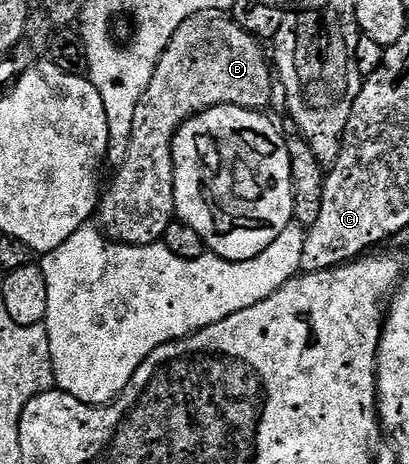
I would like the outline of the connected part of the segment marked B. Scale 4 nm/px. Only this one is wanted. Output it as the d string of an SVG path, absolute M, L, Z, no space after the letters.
M192 19L185 23L181 23L172 39L169 40L168 46L165 47L164 53L157 63L156 70L153 71L153 79L149 82L149 87L145 88L145 93L141 97L140 102L137 103L137 109L133 116L133 131L128 145L128 161L124 163L123 167L118 170L114 175L115 182L111 186L106 186L105 192L102 194L97 210L97 221L101 226L102 232L106 234L112 242L121 245L153 245L164 240L163 237L167 233L167 228L171 225L171 220L176 220L177 214L175 212L175 168L173 167L173 155L171 148L173 147L173 139L175 132L179 130L181 125L184 125L190 117L196 117L199 113L204 113L206 109L211 109L215 105L236 105L248 111L263 111L271 105L271 91L273 88L273 69L269 64L268 54L263 54L263 49L258 40L252 37L251 34L243 32L238 27L230 27L231 29L223 30L218 29L215 25L206 25L206 20Z

